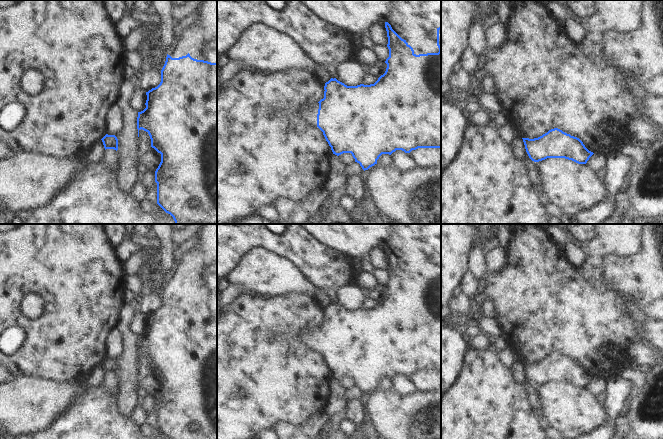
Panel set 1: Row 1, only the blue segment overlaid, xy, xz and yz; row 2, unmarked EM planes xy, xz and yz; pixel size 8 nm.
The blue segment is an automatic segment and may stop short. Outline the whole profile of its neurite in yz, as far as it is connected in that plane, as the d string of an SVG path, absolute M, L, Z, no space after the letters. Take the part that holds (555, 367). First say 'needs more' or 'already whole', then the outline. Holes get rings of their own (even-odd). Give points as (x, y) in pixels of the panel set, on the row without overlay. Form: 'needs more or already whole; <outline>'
already whole; M558 352L551 353L538 362L522 363L529 382L534 386L547 382L565 382L578 388L586 388L594 378L579 362Z

